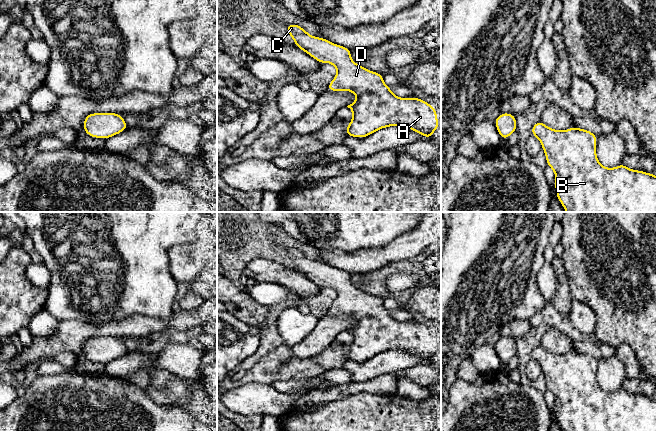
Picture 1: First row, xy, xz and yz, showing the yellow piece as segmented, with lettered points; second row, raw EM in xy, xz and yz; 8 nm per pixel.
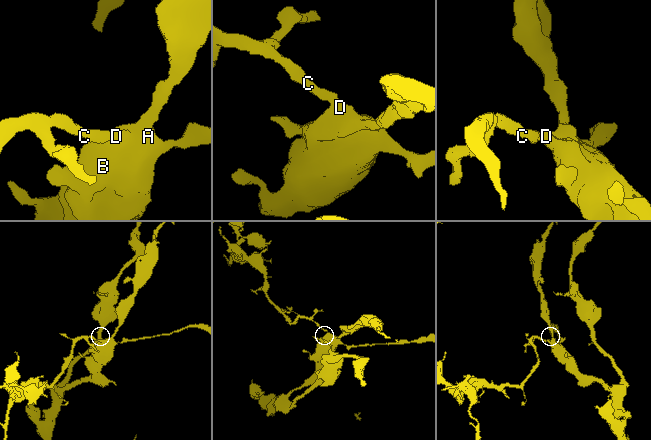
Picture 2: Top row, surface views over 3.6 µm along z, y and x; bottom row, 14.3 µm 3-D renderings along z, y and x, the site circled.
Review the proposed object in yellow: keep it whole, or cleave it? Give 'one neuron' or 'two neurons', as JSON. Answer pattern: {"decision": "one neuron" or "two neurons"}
{"decision": "one neuron"}

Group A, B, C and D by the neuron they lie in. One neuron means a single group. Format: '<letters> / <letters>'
A B C D

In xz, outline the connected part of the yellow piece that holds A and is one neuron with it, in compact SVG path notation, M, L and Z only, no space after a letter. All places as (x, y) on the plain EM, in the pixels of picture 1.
M287 248L287 255L297 272L319 287L330 287L337 293L335 302L328 309L328 315L349 315L357 320L357 323L347 330L352 334L352 345L346 352L346 360L364 362L382 352L401 350L430 363L439 351L437 335L433 330L416 321L400 322L394 319L391 312L384 307L382 298L372 296L351 283L350 273L334 268L325 262L314 261L298 248Z

